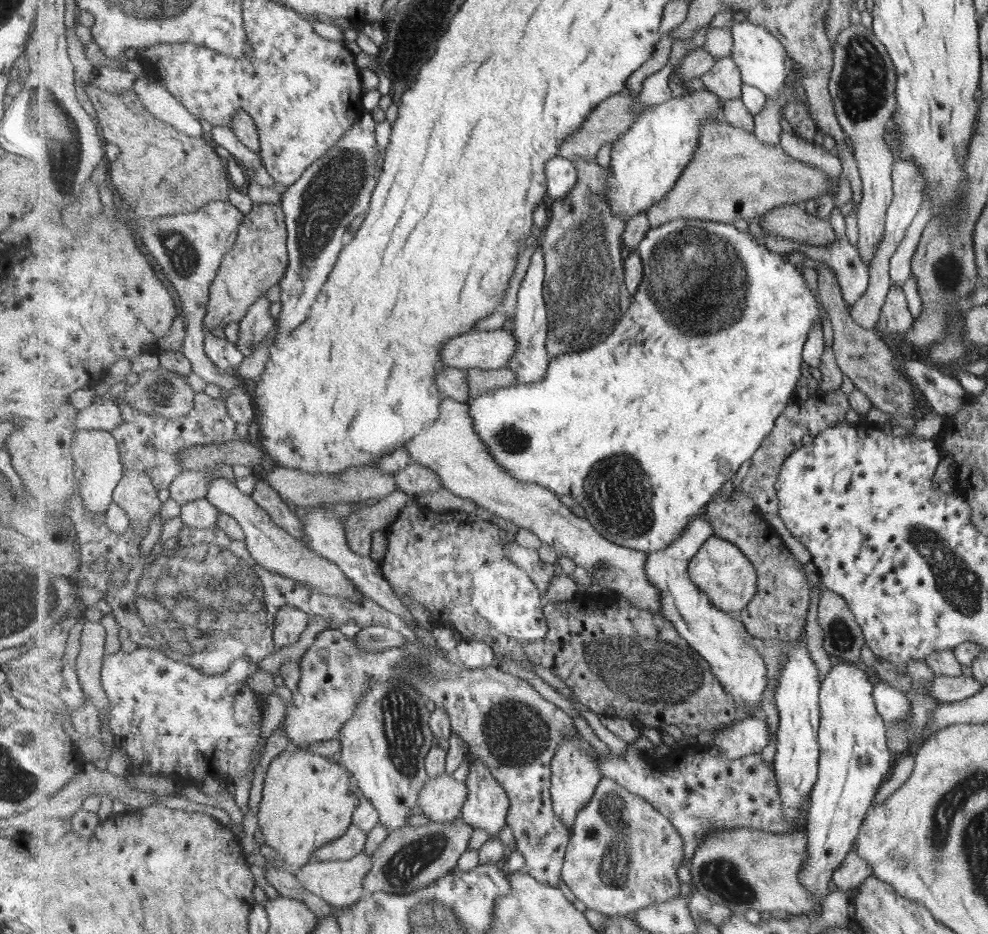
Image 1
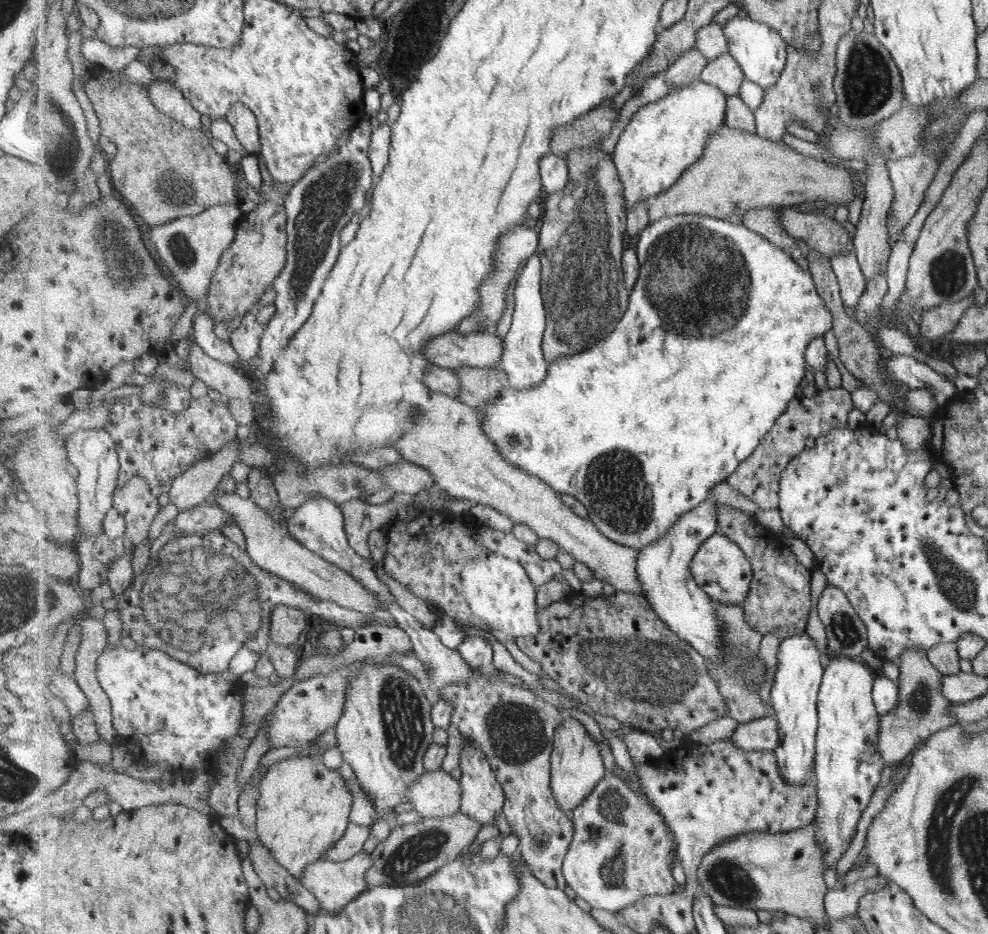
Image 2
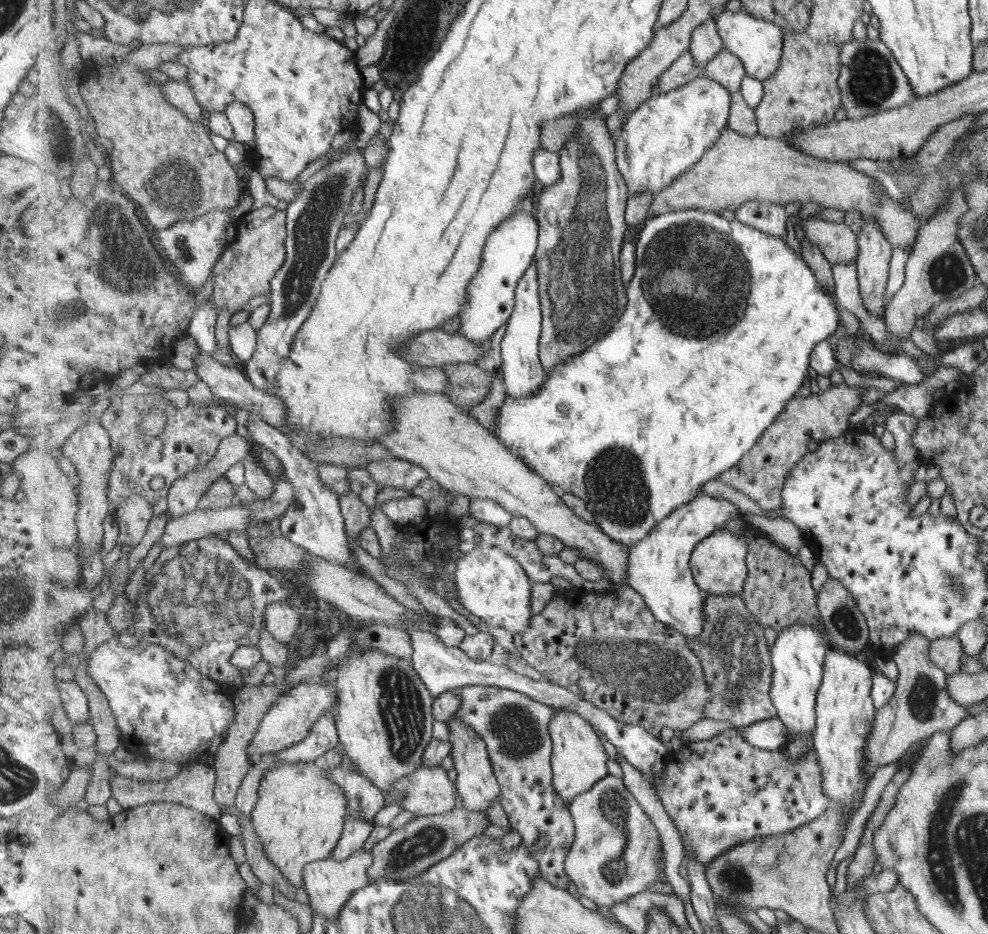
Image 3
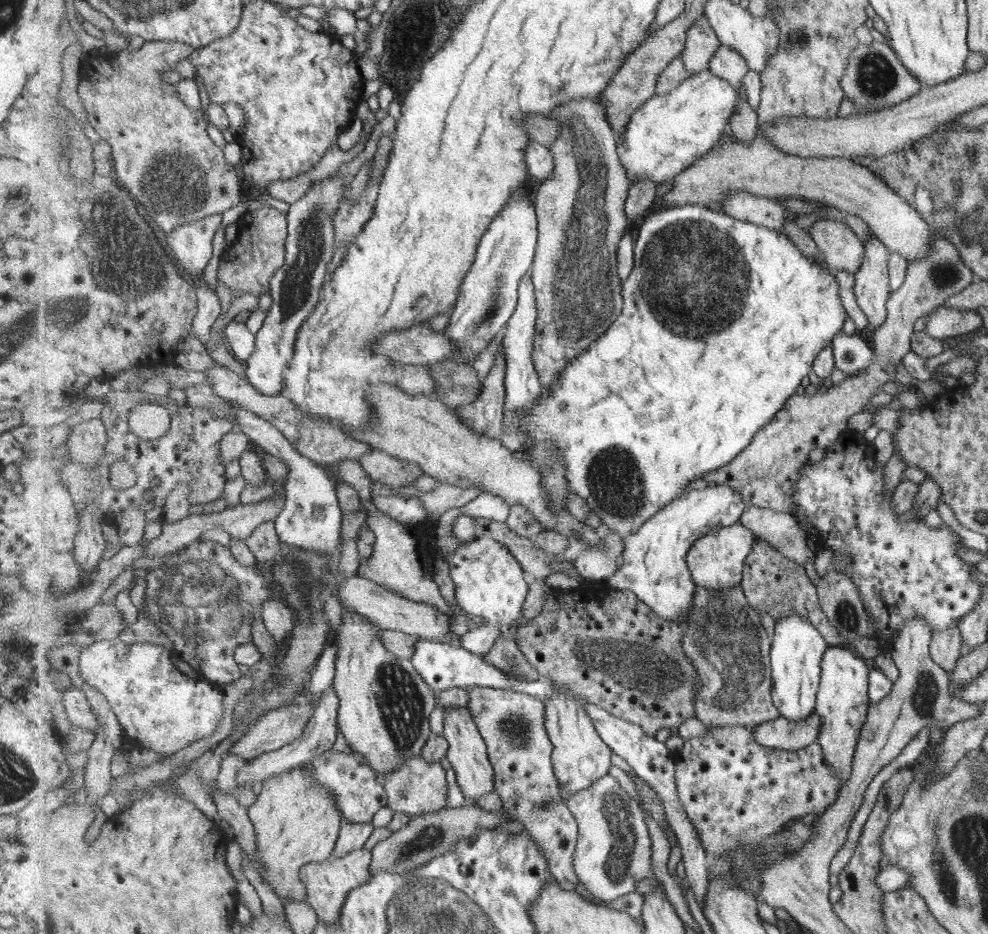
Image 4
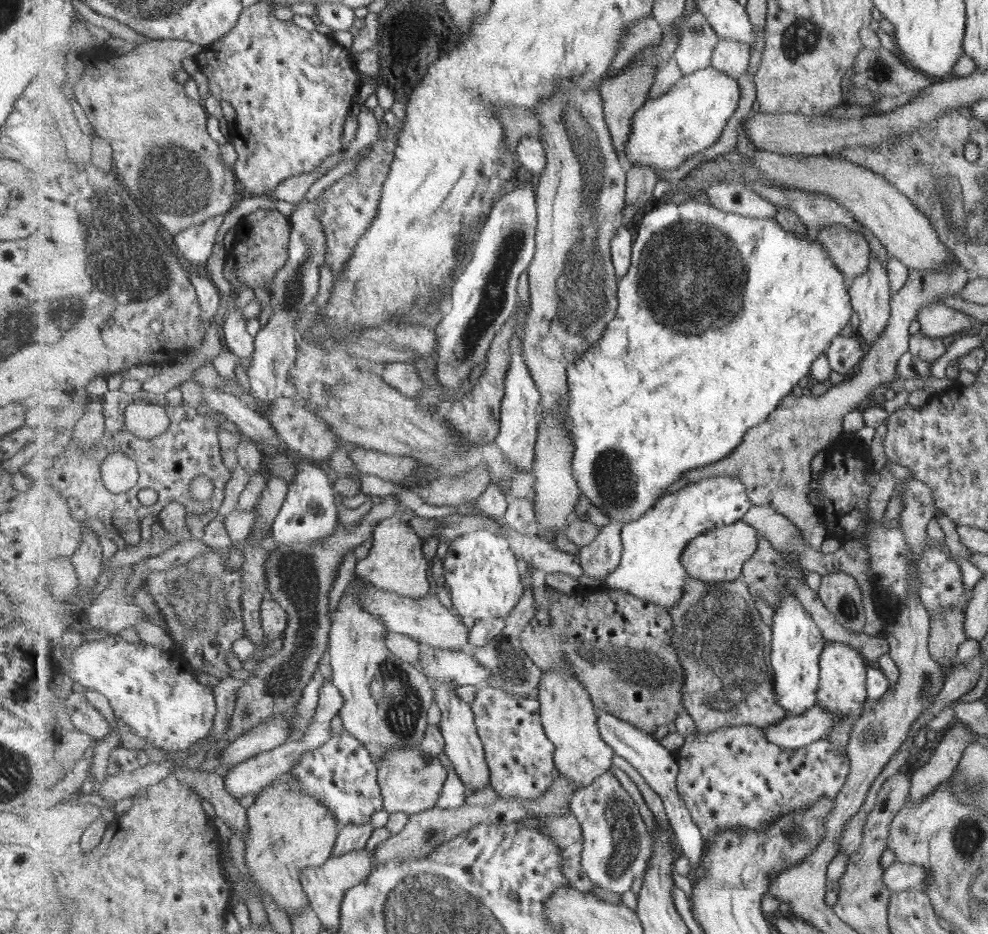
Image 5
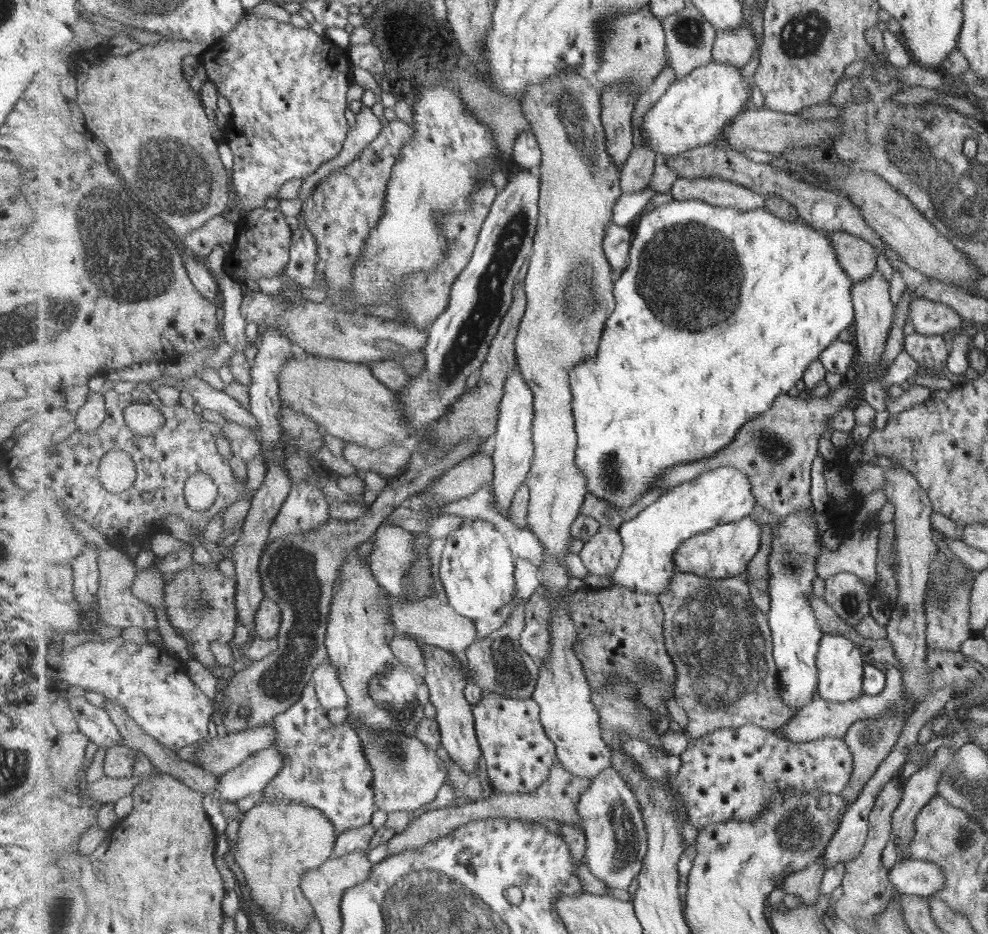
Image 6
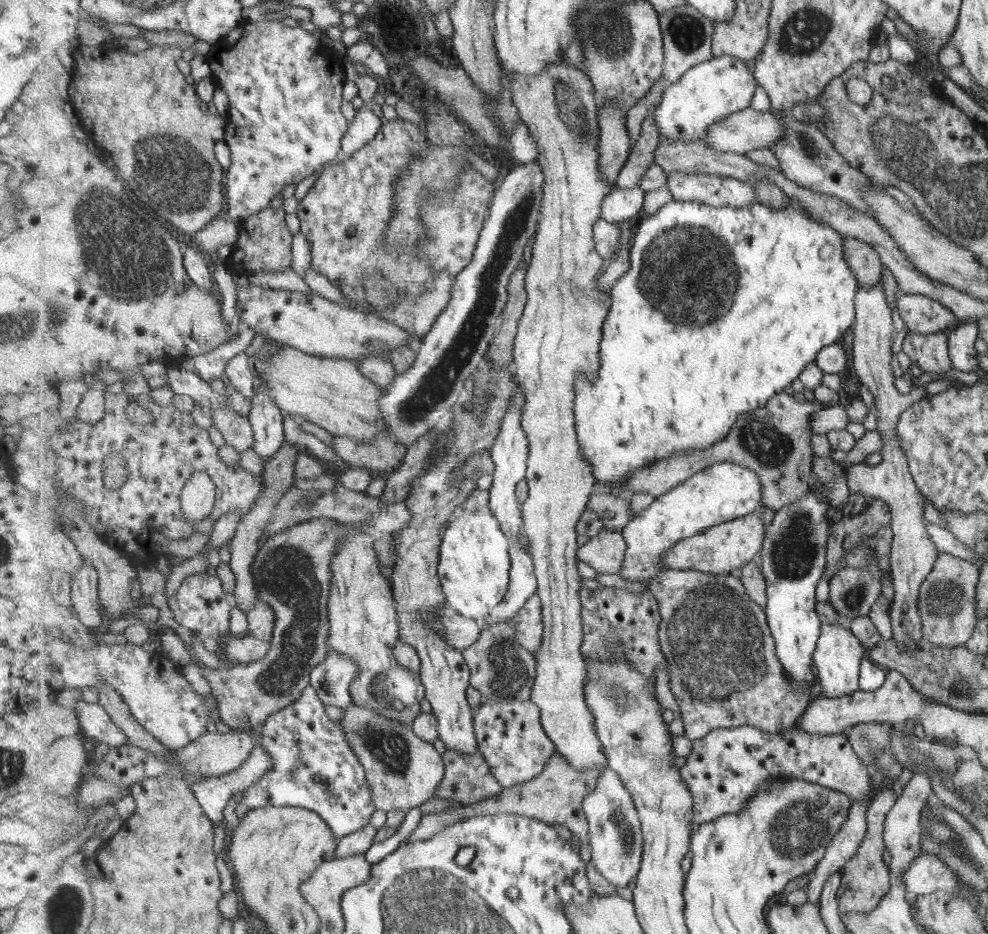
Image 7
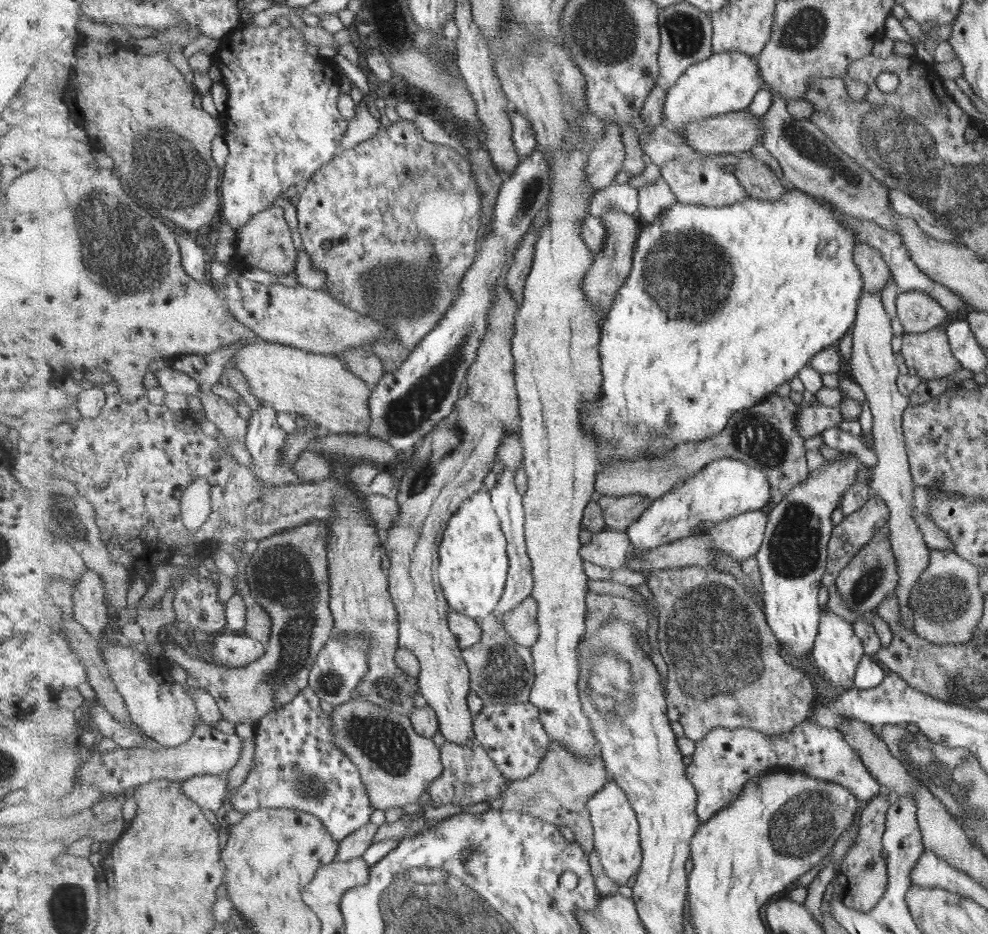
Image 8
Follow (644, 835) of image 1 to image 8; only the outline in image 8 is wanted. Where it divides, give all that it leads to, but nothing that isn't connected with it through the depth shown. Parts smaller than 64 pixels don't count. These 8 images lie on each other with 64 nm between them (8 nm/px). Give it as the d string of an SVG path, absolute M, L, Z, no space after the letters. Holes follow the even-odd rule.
M609 775L608 784L588 802L594 828L594 842L605 873L617 886L626 885L633 876L639 873L644 850L640 837L640 822L636 810L632 807L628 794L619 783Z

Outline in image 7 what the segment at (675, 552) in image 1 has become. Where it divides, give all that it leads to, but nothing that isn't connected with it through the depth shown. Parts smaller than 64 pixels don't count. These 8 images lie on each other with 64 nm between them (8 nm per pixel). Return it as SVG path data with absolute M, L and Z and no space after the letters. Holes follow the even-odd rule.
M736 463L715 464L672 488L633 517L621 530L627 541L626 557L619 572L631 582L643 582L646 588L665 569L664 554L681 539L692 538L698 533L712 529L763 507L763 486L760 475Z

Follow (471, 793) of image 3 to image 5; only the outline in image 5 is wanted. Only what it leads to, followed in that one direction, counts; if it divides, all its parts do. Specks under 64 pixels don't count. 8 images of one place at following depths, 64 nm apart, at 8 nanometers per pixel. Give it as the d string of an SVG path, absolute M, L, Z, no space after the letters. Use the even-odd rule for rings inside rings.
M432 682L436 691L436 703L441 710L440 729L442 730L446 747L444 754L454 765L454 770L459 776L466 791L485 789L491 785L491 771L486 759L485 744L478 733L476 725L476 714L473 712L469 702L461 700L456 694L456 688L461 687L460 683Z

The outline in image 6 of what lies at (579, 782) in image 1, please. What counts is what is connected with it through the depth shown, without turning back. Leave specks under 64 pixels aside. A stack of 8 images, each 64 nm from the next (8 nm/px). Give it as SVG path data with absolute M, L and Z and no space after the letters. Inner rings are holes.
M560 72L558 76L550 78L550 80L545 80L544 84L530 84L528 91L522 100L520 100L525 116L531 121L533 132L538 138L543 158L538 169L541 184L540 184L540 220L538 221L538 229L536 237L534 238L534 251L532 256L529 258L529 263L527 266L528 273L526 276L525 290L528 296L528 305L526 308L525 316L522 318L520 329L518 332L518 337L516 340L516 355L517 364L519 368L524 372L525 380L529 383L533 394L535 394L535 419L533 419L533 440L535 443L535 450L533 461L531 462L531 471L528 476L528 487L530 488L530 503L528 512L528 523L529 532L532 532L537 540L542 543L545 548L544 559L545 562L539 567L539 575L541 577L541 584L548 588L548 597L550 598L550 608L551 613L554 614L552 618L552 655L548 658L547 662L544 662L540 667L540 676L537 683L536 689L532 698L540 703L540 719L542 720L544 729L548 734L548 737L556 743L556 753L558 762L560 762L565 770L572 772L573 774L585 778L595 778L599 776L604 770L607 770L612 766L612 756L613 750L608 745L602 734L602 724L600 723L601 717L598 708L595 708L595 704L591 703L591 692L592 687L589 684L588 676L585 675L585 667L580 658L574 651L574 642L576 641L577 629L576 622L572 619L572 604L568 602L567 586L569 586L569 572L567 568L563 565L559 565L559 557L565 556L569 552L569 542L573 538L573 526L577 517L581 515L581 507L584 505L585 497L587 497L588 492L588 478L582 474L581 468L577 467L577 449L578 449L578 435L575 428L575 419L573 413L573 390L571 381L571 372L576 368L577 365L583 364L583 362L589 359L597 359L597 353L599 350L599 344L601 342L606 322L611 318L613 311L616 309L616 295L614 294L615 279L614 270L612 263L609 262L607 258L604 238L606 235L607 227L614 223L614 206L617 201L623 195L621 188L622 179L622 169L620 166L616 165L616 162L612 159L612 156L608 151L607 144L607 133L604 122L602 121L602 93L587 81L587 78L577 74L576 72Z

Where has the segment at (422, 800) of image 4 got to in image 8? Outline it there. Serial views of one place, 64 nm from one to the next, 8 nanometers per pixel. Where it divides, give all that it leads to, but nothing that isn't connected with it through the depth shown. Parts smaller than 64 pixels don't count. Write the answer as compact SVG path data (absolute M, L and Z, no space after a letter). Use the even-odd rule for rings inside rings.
M354 695L349 702L334 706L331 718L336 745L360 768L372 803L379 810L398 811L400 806L421 803L428 797L431 783L444 773L442 752L437 744L421 736L407 714Z

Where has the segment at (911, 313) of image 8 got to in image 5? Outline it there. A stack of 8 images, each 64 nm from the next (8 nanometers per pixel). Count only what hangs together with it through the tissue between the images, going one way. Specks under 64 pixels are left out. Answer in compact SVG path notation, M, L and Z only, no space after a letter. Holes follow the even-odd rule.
M942 302L922 306L916 319L920 324L920 333L929 338L957 334L971 326L971 317L967 313L948 307Z

